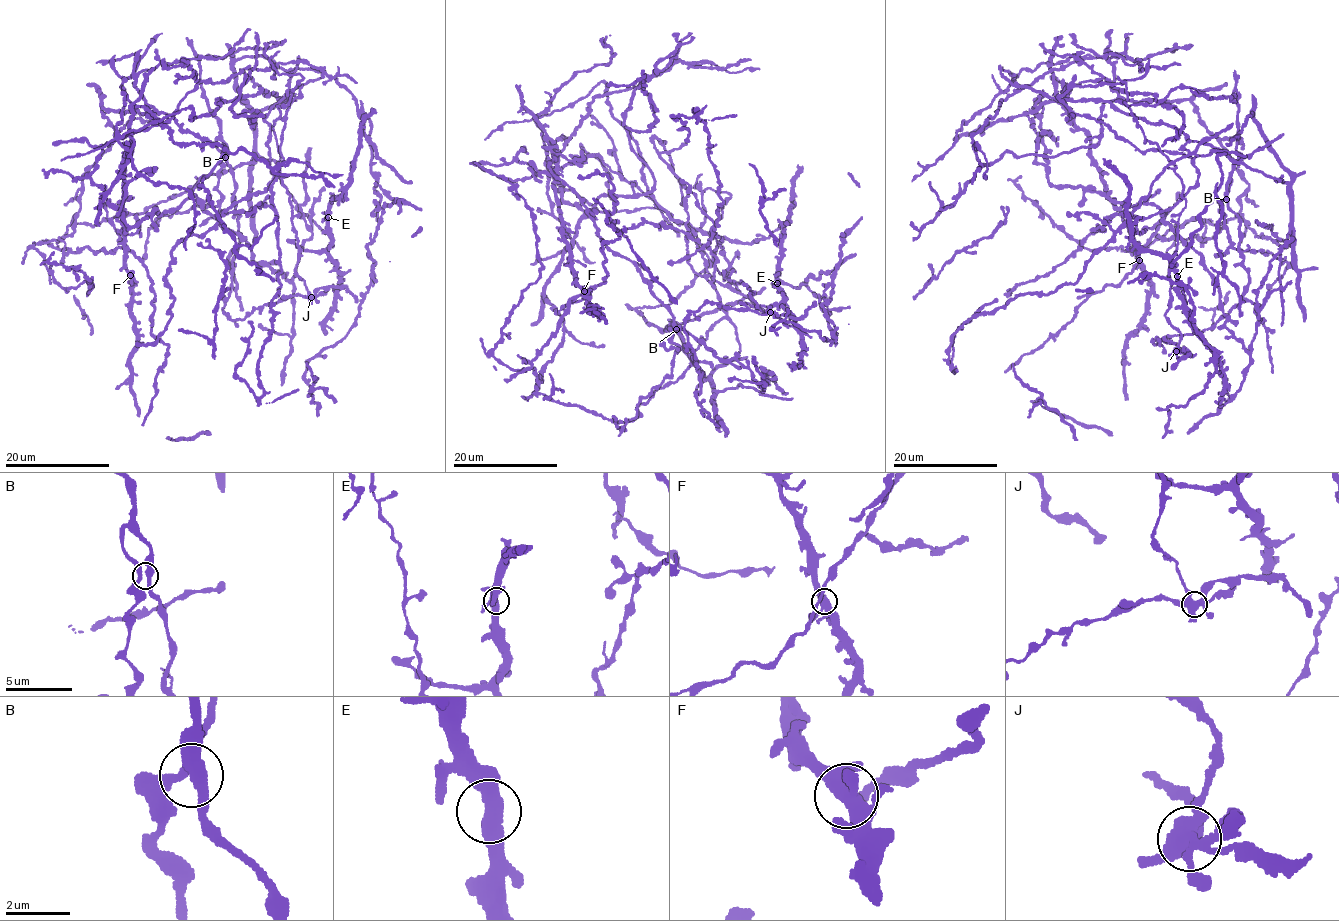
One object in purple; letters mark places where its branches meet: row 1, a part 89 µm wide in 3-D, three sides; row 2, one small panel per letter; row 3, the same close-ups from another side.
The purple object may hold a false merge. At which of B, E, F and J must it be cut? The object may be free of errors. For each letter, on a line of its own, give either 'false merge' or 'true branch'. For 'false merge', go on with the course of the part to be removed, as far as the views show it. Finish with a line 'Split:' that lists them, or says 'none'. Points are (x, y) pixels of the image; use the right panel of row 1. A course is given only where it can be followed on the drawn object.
B: true branch
E: true branch
F: true branch
J: false merge; course (1176, 350), (1181, 334), (1165, 316), (1170, 256), (1186, 206), (1183, 185), (1176, 166), (1144, 140), (1117, 76)
Split: J

